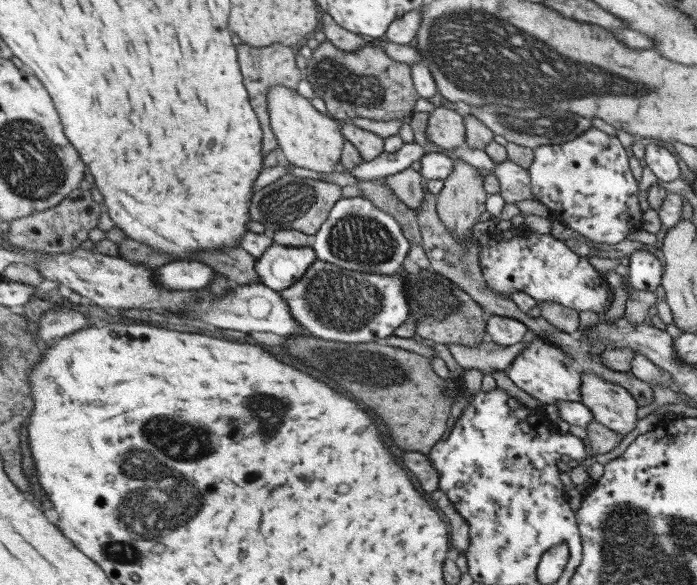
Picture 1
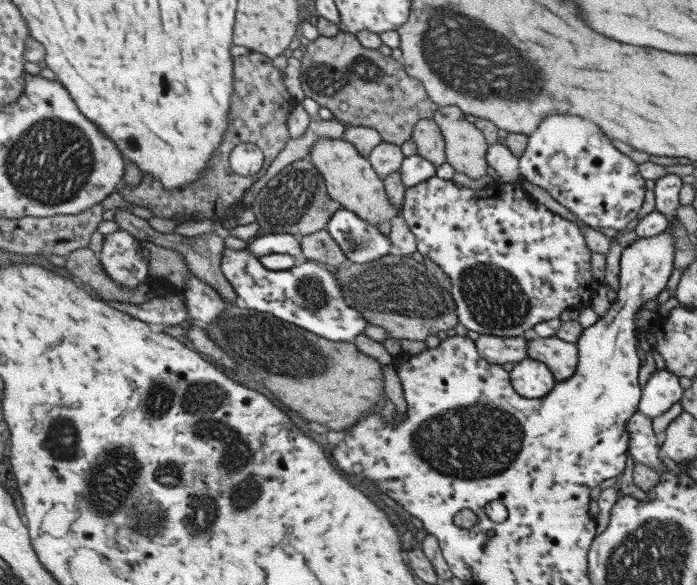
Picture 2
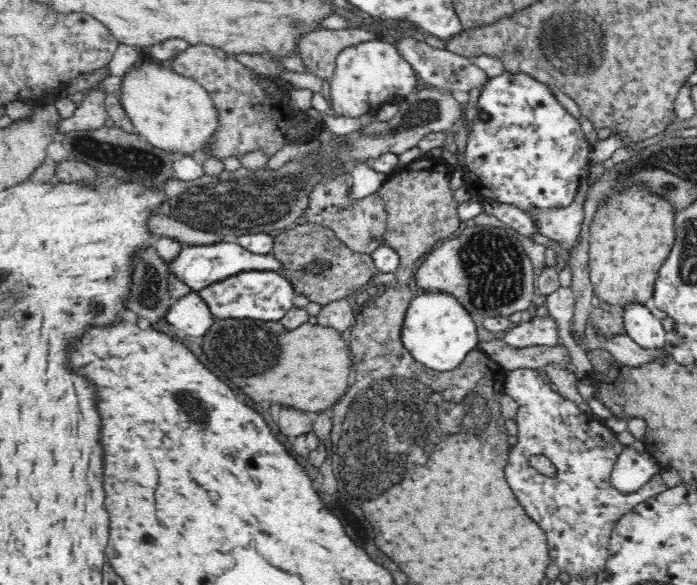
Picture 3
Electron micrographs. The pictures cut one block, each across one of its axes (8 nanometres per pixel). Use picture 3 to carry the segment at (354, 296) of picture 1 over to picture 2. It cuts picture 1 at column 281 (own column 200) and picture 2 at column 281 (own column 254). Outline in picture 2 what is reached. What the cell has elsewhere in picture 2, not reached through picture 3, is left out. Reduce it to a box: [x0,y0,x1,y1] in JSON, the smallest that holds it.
[220,248,368,342]

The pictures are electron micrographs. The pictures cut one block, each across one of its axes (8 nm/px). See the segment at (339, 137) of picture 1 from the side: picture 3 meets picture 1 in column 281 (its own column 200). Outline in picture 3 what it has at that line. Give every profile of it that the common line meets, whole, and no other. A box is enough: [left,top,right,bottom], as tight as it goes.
[118,59,219,158]

